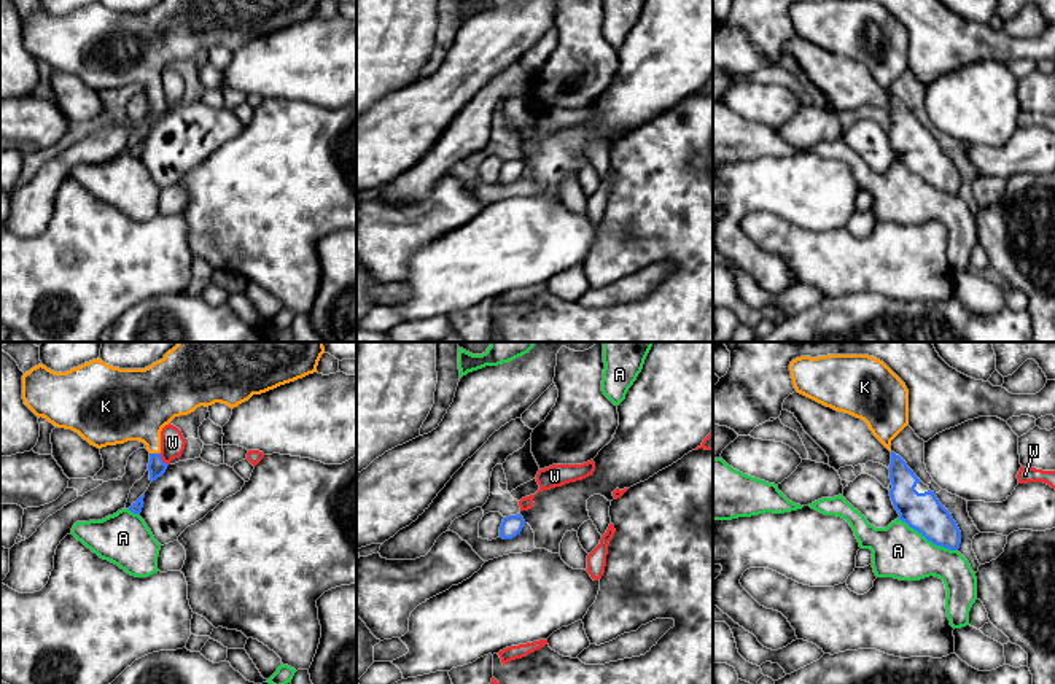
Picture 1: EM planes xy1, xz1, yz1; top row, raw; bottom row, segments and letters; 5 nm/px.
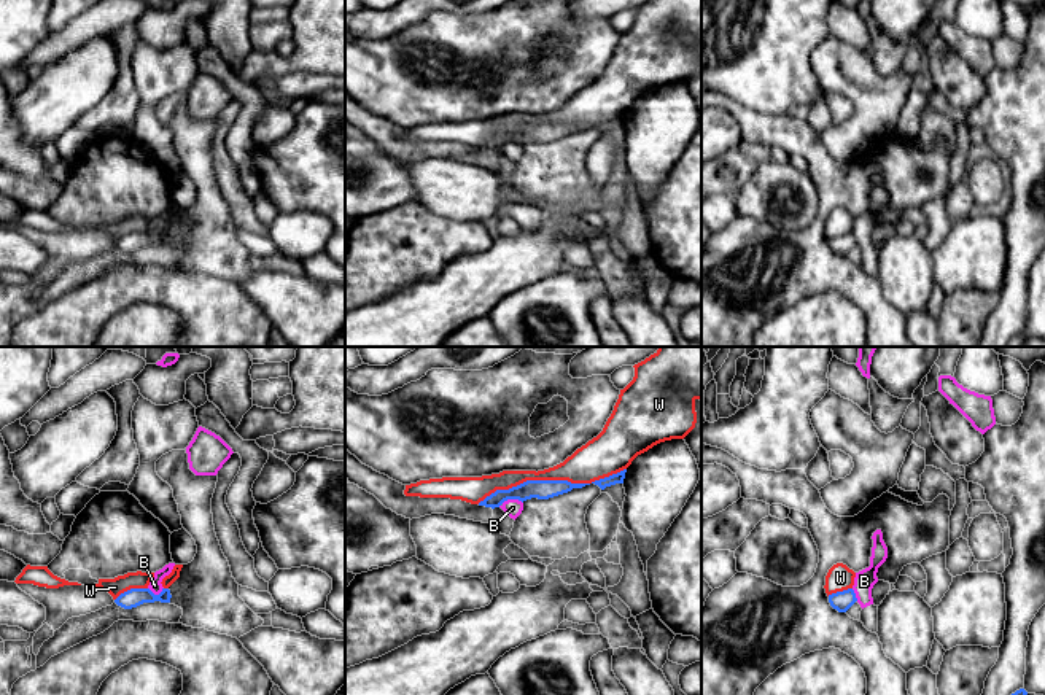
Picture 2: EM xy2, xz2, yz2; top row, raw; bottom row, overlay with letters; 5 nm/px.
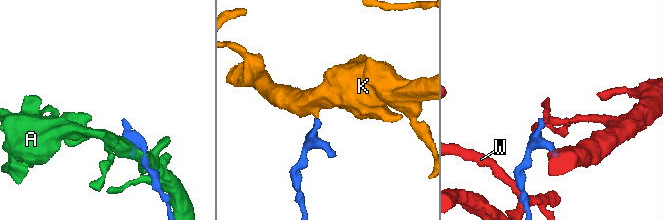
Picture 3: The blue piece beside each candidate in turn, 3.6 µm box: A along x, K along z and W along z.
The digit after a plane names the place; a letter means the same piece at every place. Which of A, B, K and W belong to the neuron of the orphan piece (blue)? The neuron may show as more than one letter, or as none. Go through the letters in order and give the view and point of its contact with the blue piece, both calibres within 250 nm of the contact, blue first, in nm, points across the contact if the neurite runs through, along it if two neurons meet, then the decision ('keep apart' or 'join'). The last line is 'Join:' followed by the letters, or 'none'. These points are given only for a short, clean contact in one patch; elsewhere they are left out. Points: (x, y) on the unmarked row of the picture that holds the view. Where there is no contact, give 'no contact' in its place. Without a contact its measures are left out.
A: contact yz1 (928, 183); calibres 190 and 280 nm; keep apart
B: contact xz2 (509, 142); calibres 100 and 90 nm; border xz2 (522, 145), (505, 143), (498, 150); keep apart
K: contact xy1 (155, 97); calibres 90 and 320 nm; way xy1 (156, 110), (155, 97), (153, 85), (137, 51); join
W: contact xz2 (551, 124); calibres 100 and 200 nm; keep apart
Join: K

